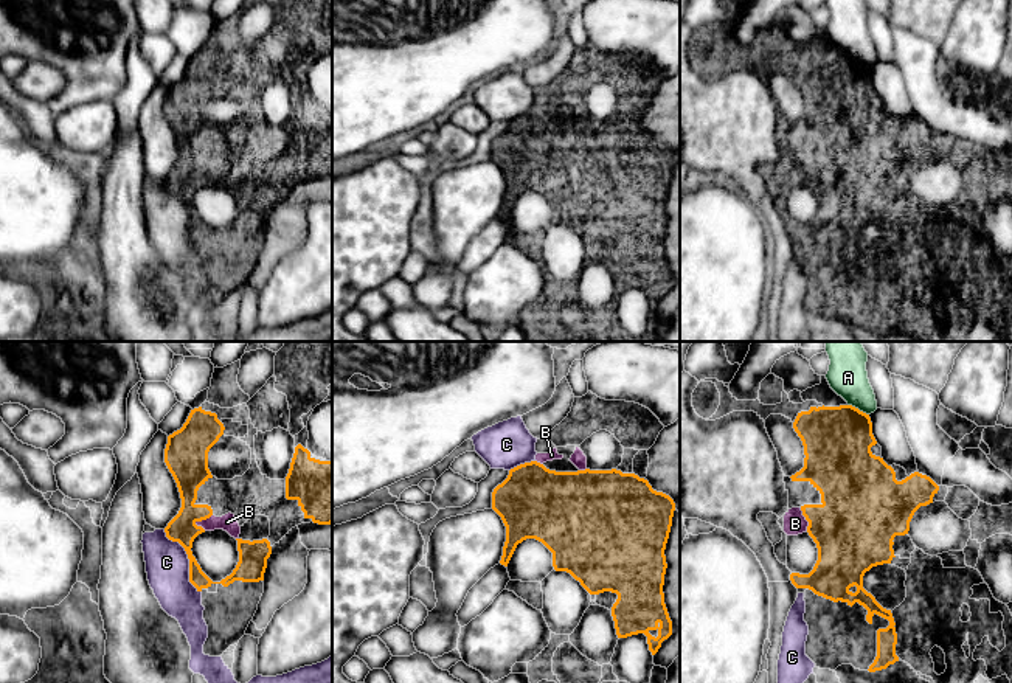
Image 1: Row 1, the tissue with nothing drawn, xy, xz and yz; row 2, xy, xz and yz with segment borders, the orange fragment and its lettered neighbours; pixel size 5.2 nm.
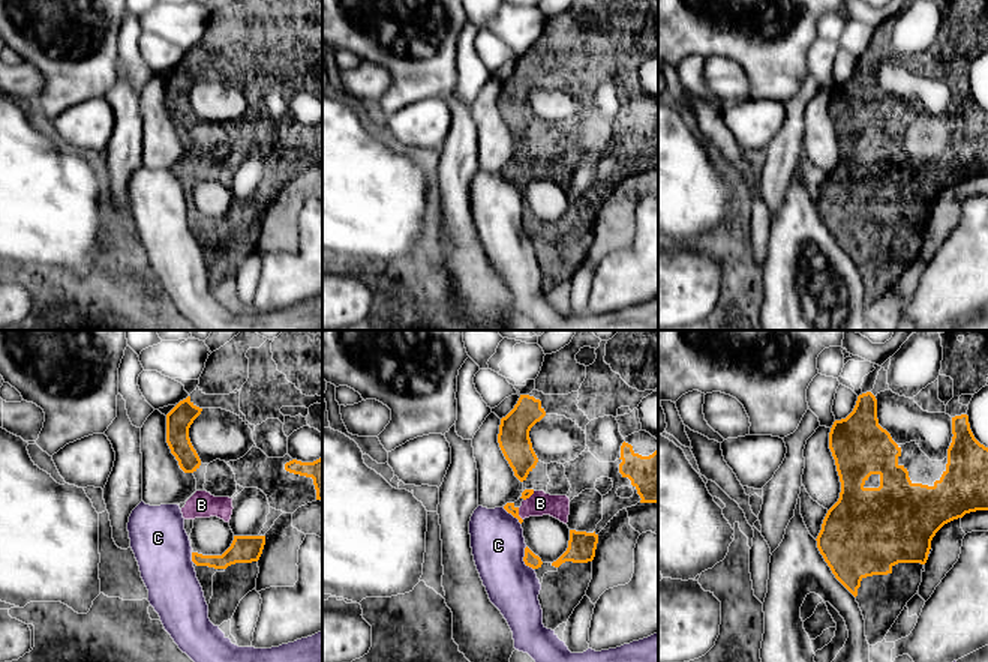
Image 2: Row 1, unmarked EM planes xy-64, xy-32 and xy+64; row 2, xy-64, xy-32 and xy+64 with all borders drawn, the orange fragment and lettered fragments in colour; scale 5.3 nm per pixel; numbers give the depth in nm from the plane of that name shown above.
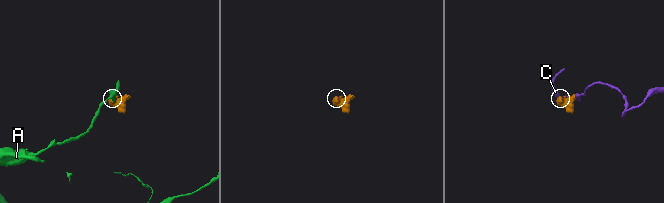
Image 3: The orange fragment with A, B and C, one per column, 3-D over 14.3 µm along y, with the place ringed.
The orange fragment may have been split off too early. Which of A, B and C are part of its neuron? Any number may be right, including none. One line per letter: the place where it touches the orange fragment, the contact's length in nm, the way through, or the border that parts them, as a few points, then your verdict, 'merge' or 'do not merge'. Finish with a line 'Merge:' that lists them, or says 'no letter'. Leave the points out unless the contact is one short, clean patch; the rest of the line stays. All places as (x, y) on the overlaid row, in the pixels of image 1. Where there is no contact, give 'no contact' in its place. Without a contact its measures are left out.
A: yz (857, 409) | 130 nm | along yz (848, 404), (868, 415) | do not merge
B: xy (202, 519) | 110 nm | across xy (190, 472), (190, 506), (202, 519), (227, 522) | merge
C: xy (188, 558) | 380 nm | do not merge
Merge: B

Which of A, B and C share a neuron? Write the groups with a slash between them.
A / B / C

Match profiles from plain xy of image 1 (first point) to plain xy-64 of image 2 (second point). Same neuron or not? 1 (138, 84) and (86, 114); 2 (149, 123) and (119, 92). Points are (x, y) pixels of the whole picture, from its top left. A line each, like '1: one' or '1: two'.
1: two
2: two

